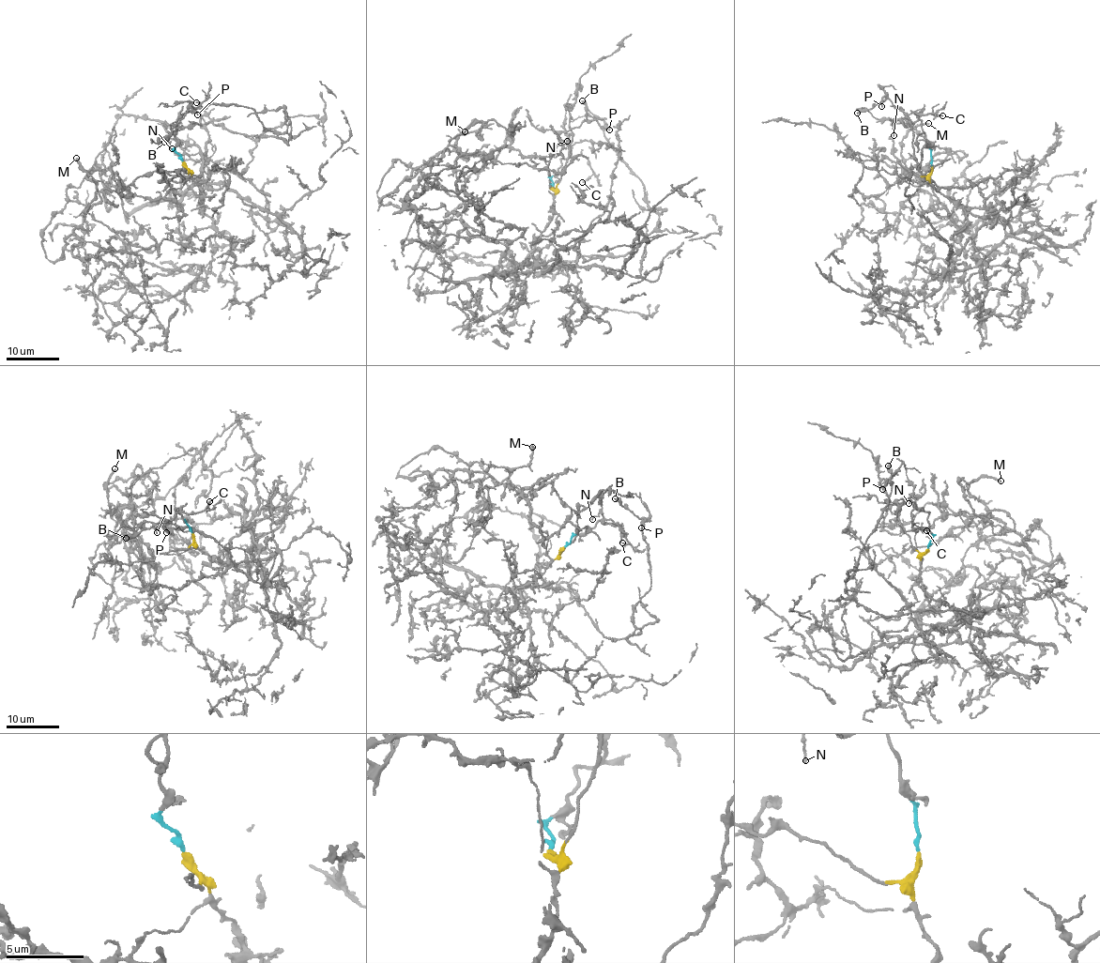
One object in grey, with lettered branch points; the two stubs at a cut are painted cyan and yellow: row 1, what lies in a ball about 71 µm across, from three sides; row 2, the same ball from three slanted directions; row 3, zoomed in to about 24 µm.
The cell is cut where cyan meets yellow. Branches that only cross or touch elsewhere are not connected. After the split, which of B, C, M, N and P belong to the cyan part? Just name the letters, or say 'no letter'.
C, N

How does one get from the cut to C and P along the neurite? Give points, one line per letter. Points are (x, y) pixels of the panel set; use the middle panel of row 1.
C: (552, 187), (551, 178), (558, 172), (561, 159), (582, 156), (592, 171), (583, 182)
P: (552, 187), (554, 209), (534, 239), (540, 276), (583, 256), (625, 255), (654, 229), (658, 215), (608, 130)

